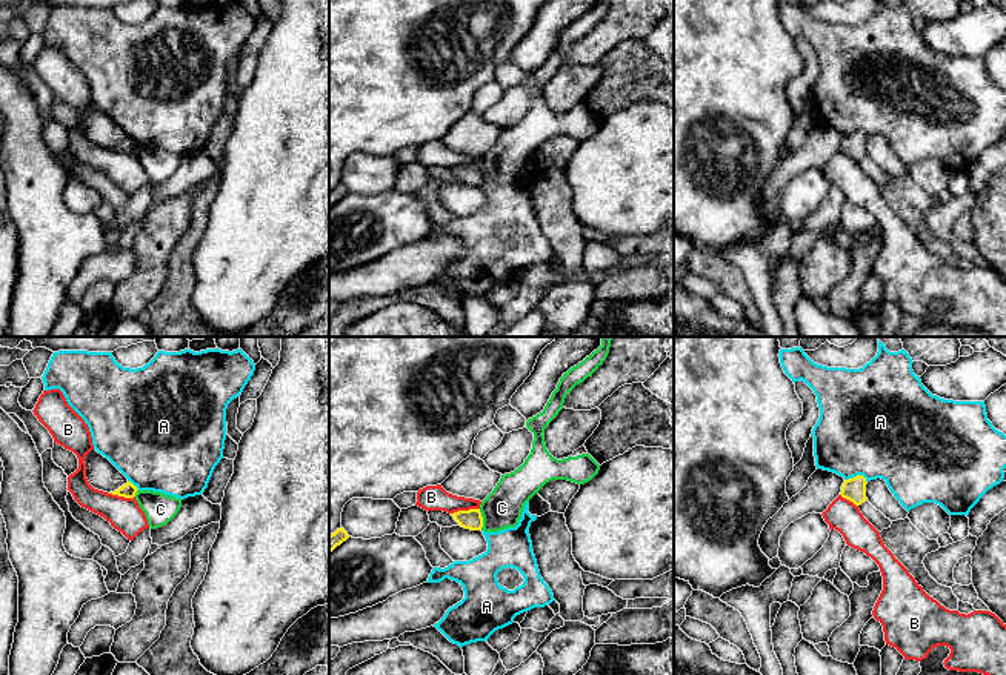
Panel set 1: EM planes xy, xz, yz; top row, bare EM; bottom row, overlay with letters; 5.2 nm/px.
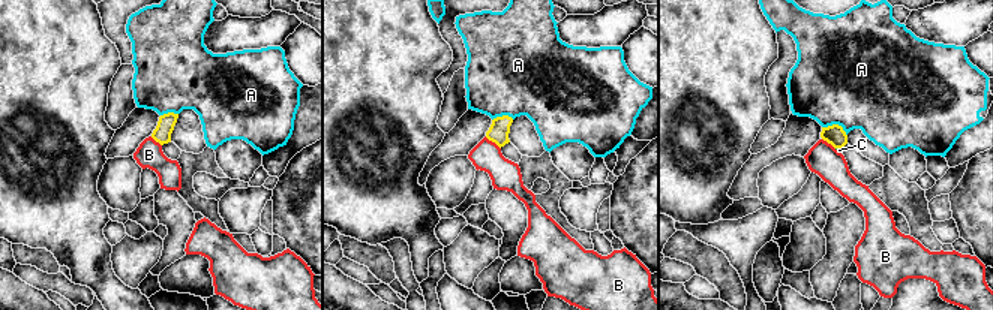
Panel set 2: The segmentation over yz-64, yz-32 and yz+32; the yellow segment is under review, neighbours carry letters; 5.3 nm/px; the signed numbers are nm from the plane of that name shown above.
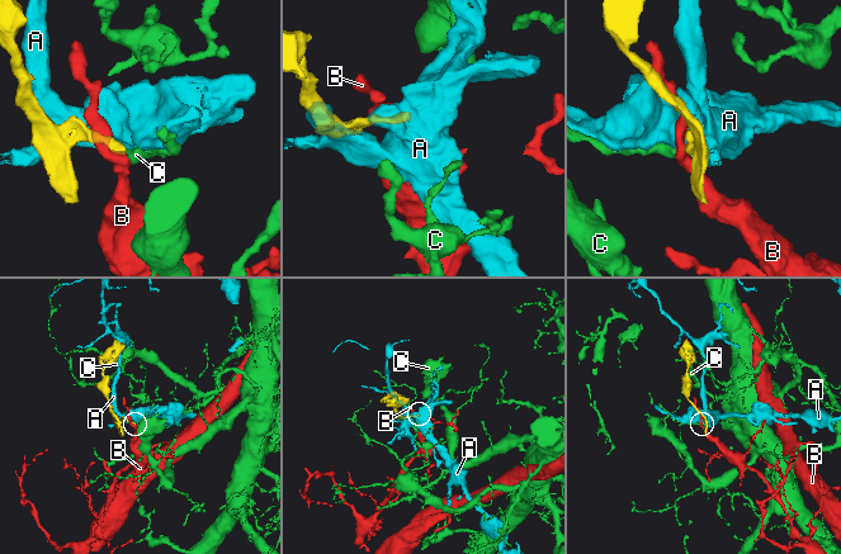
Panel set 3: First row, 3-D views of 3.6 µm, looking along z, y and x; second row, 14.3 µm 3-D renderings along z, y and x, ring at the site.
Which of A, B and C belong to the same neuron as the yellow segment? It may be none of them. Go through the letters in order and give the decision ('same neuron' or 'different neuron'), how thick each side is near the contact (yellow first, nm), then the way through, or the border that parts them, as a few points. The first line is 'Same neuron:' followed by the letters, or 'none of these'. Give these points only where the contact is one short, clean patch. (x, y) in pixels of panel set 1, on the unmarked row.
Same neuron: none of these
A: different neuron | 130/480 nm
B: different neuron | 100/130 nm | along xz (479, 163), (451, 169)
C: different neuron | 100/200 nm | along xz (479, 165), (482, 185)

